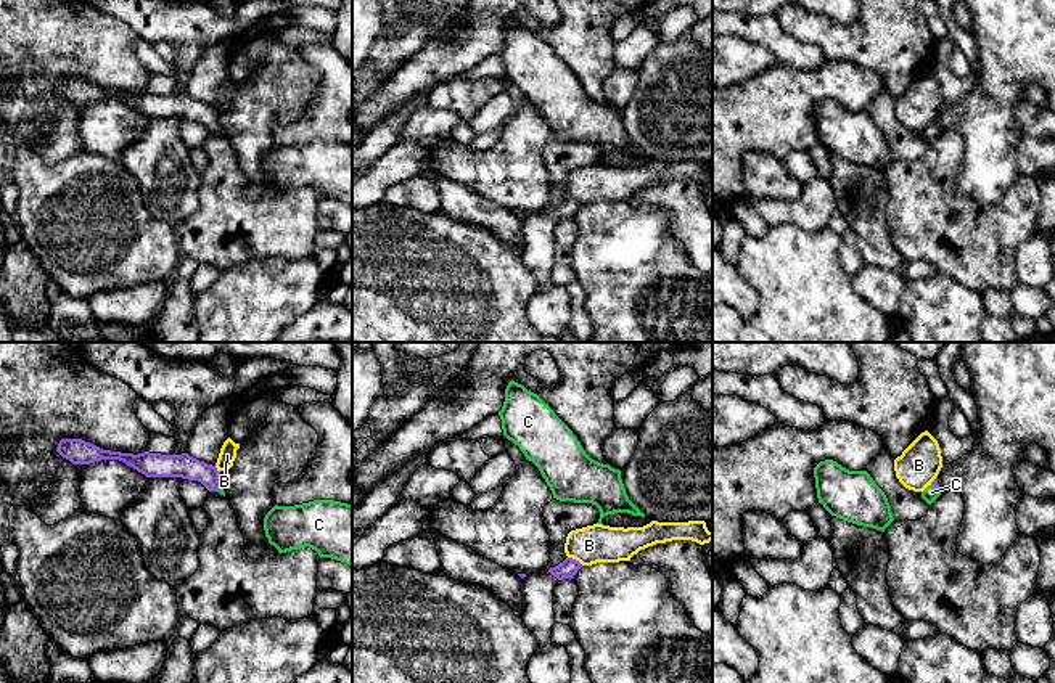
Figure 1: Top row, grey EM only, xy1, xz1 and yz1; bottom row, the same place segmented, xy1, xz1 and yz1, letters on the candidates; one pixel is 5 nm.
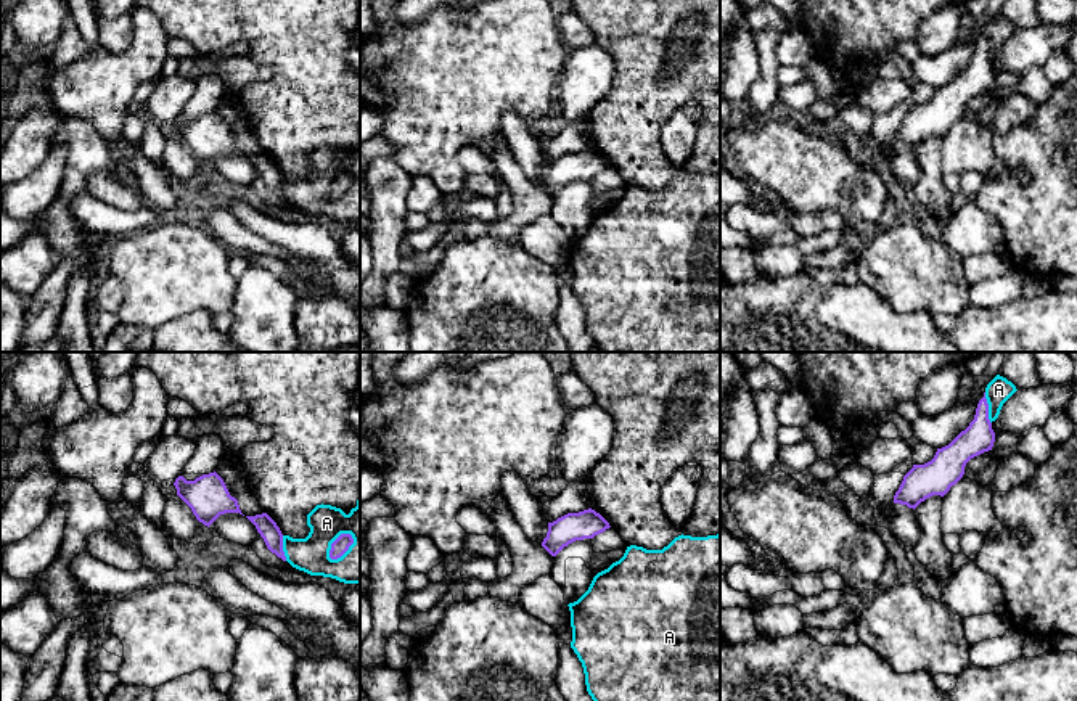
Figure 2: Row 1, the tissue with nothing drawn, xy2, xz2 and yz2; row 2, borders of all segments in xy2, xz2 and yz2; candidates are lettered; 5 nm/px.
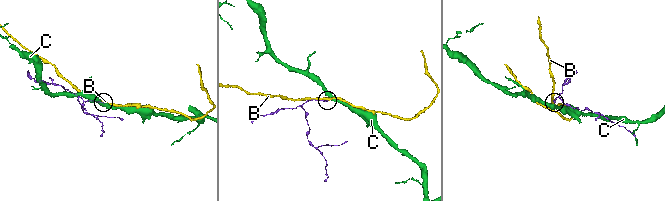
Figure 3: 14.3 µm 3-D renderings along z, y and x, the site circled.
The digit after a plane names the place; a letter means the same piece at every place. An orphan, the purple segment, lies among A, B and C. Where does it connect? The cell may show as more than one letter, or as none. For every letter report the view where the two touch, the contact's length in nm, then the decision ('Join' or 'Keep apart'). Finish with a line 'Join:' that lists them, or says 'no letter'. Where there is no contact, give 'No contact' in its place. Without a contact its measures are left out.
A: Touches purple in yz2. Shared border 160 nm. Keep apart
B: Touches purple in xz1. Shared border 90 nm. Keep apart
C: Touches purple in yz1. Shared border 40 nm. Join
Join: C

